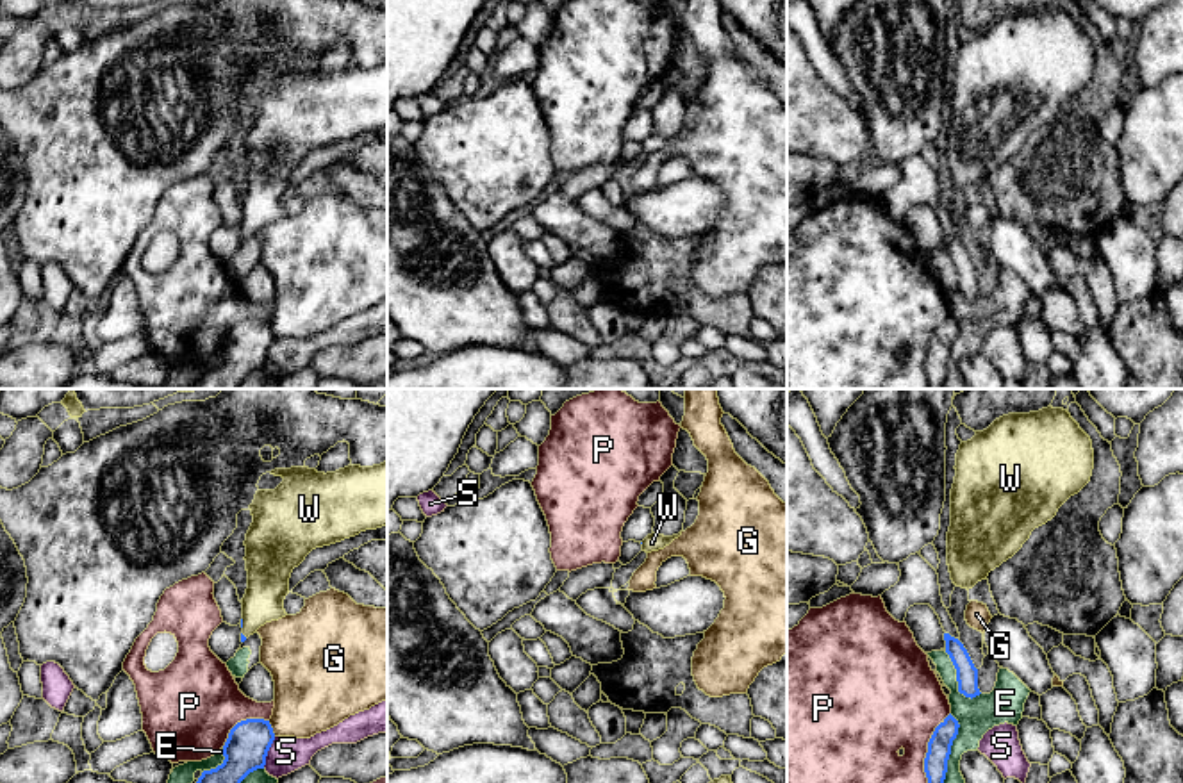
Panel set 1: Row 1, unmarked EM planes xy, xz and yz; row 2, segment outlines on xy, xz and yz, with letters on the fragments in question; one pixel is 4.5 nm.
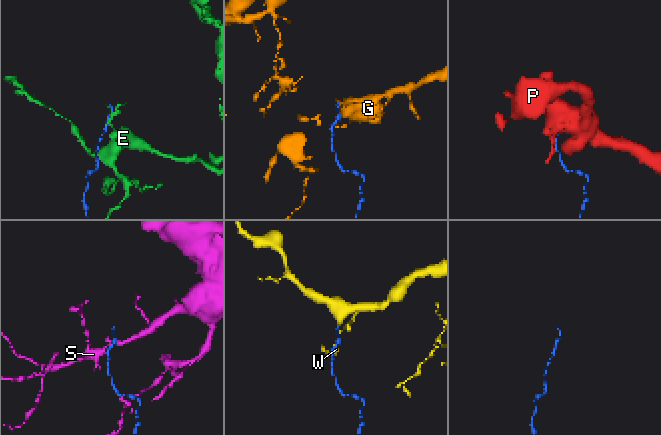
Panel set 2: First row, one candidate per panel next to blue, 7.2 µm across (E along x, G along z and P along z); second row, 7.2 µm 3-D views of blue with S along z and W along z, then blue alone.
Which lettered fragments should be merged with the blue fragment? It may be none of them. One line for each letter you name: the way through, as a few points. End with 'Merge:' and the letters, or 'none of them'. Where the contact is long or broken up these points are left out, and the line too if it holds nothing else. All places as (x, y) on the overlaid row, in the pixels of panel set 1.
W: Path across: xy (241, 619), (241, 623), (264, 600), (268, 575)
Merge: W

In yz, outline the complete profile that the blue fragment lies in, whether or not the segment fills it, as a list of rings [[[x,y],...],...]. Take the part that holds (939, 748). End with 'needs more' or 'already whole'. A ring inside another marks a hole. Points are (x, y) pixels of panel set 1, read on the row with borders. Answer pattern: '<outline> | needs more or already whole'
[[[949,713],[933,731],[924,758],[928,783],[944,783],[953,740],[958,735],[958,721]]] | already whole

